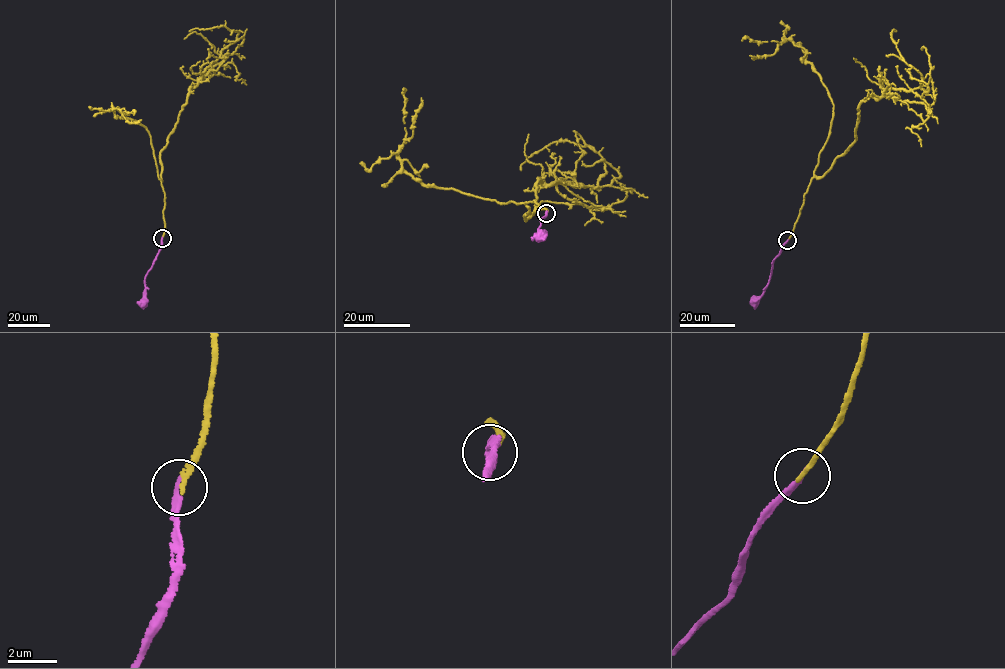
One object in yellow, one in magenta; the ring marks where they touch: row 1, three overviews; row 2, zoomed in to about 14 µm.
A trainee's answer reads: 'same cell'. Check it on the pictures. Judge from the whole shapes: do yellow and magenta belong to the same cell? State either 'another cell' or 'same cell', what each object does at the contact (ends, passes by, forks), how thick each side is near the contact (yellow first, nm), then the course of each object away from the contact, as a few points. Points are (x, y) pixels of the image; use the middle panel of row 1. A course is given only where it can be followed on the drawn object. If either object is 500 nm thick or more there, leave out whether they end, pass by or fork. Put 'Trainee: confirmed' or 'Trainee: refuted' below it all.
same cell; yellow ends there; magenta ends there; 180 nm thick on the yellow side, 220 nm on the other; yellow runs (546, 213), (533, 200), (524, 217), (536, 179), (592, 189), (602, 157), (550, 143), (520, 171); magenta runs (546, 213), (538, 229), (537, 235), (543, 237), (541, 235)
Trainee: confirmed

